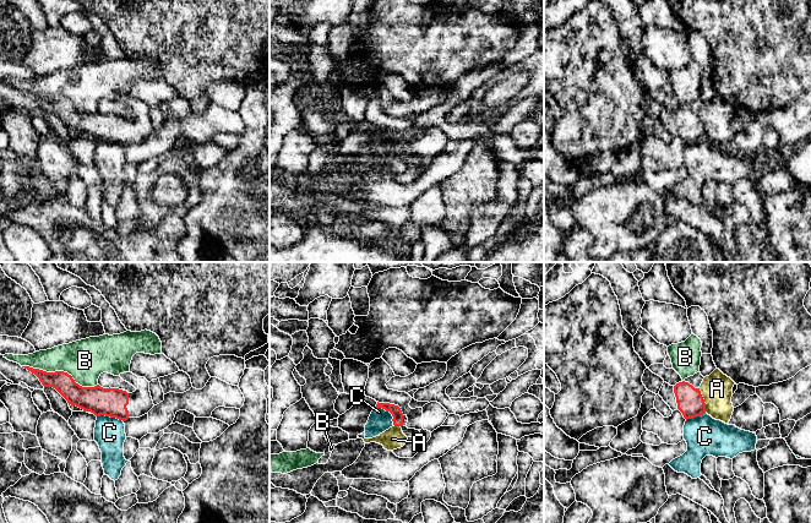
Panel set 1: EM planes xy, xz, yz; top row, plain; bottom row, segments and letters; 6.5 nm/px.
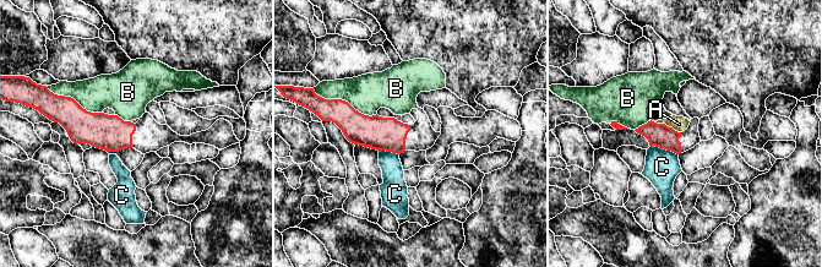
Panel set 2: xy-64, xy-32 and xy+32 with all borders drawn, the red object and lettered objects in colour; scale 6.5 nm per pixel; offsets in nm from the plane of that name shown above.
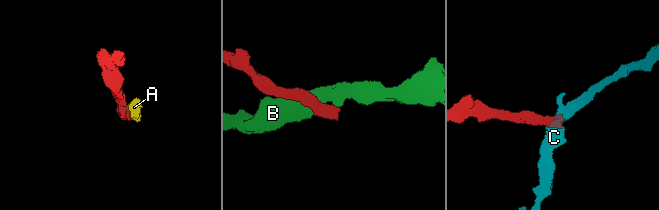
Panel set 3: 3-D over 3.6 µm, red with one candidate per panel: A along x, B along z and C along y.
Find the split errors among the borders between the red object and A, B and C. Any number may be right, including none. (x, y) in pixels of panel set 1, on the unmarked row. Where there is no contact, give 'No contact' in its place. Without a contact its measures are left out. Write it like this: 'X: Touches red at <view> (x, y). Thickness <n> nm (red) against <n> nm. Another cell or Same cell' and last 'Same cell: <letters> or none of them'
A: Touches red at yz (703, 126). Thickness 180 nm (red) against 200 nm. Another cell
B: Touches red at xy (60, 97). Thickness 160 nm (red) against 280 nm. Another cell
C: Touches red at xz (388, 136). Thickness 70 nm (red) against 150 nm. Another cell
Same cell: none of them

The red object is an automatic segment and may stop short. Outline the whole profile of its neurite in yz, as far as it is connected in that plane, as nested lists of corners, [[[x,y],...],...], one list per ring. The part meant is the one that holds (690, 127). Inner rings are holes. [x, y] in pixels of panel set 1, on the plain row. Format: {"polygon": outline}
{"polygon": [[[682,107],[674,111],[674,119],[677,135],[686,146],[706,140],[706,129],[700,114]]]}

